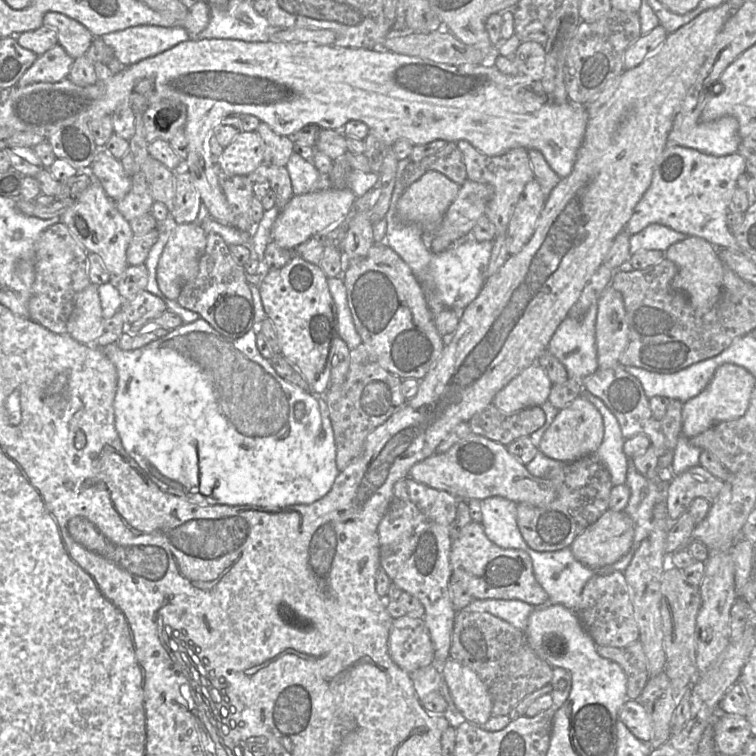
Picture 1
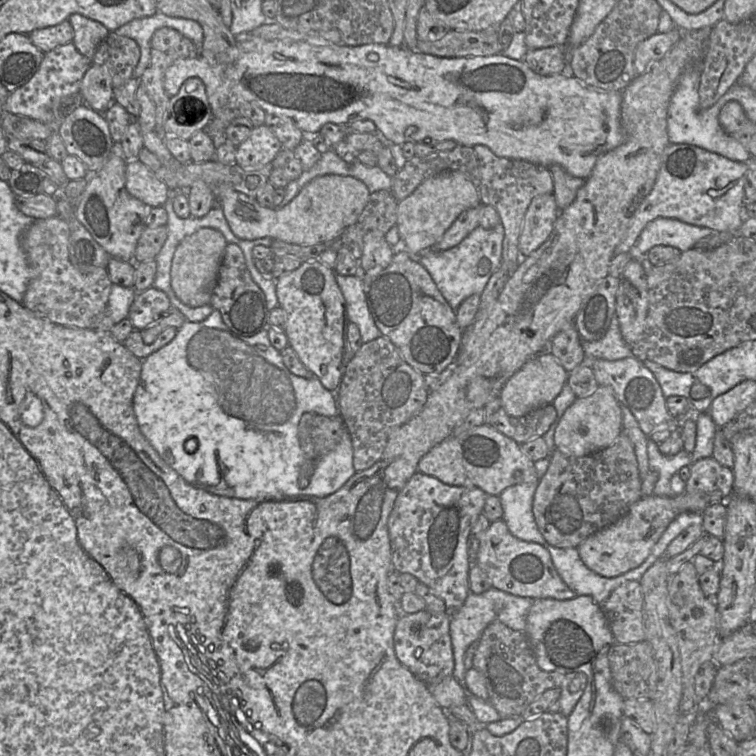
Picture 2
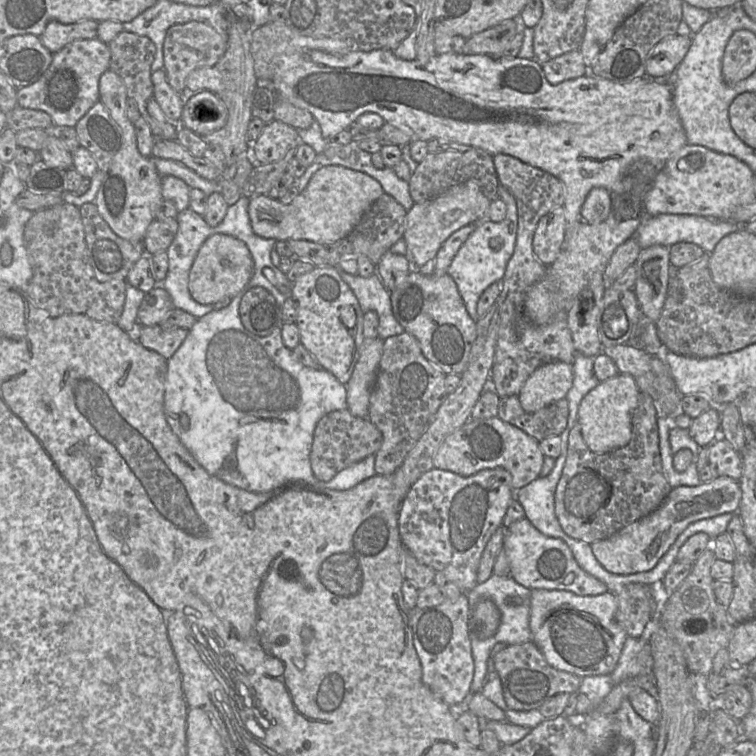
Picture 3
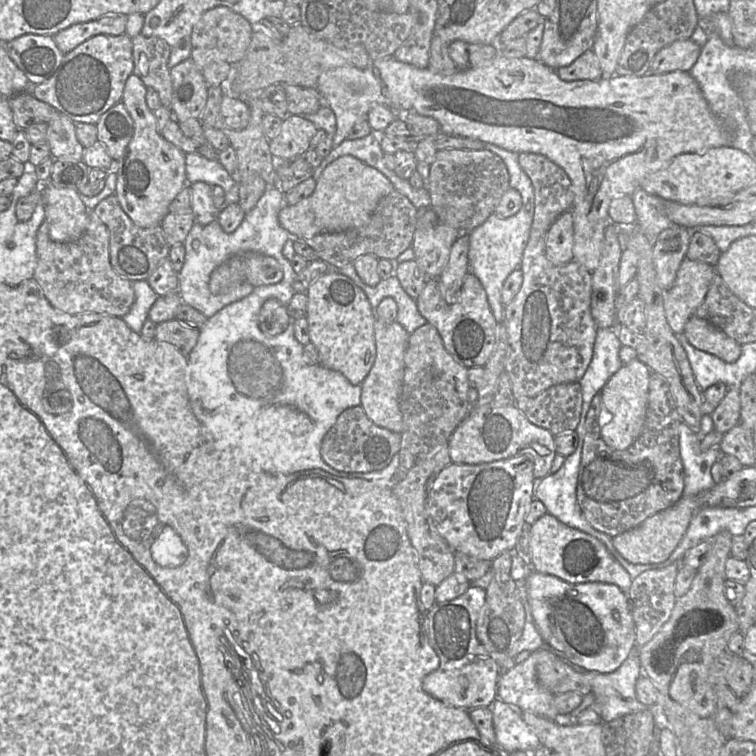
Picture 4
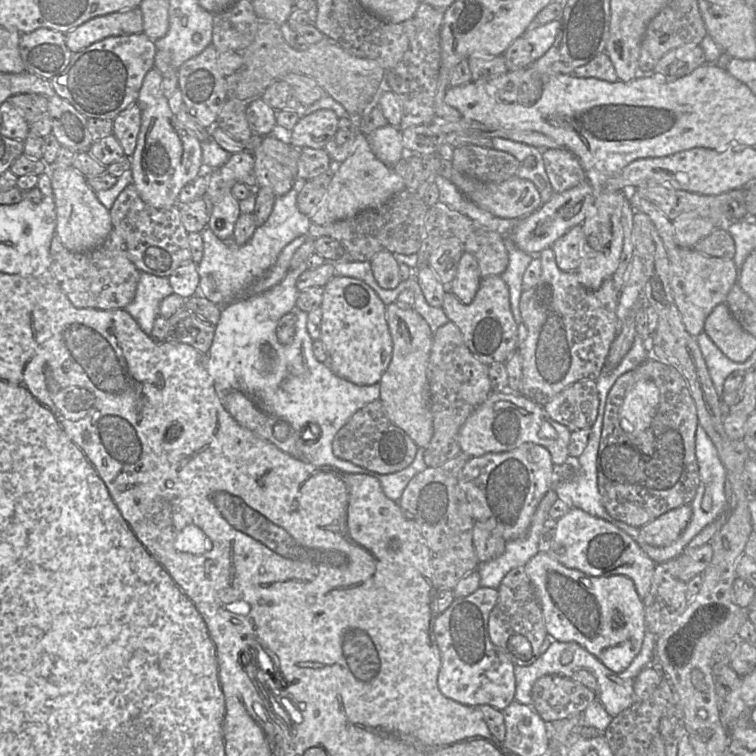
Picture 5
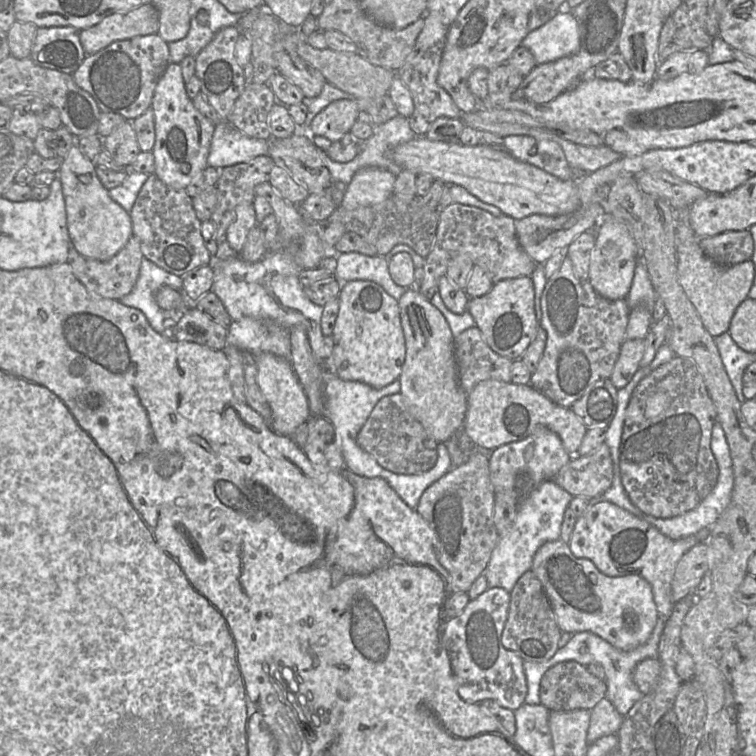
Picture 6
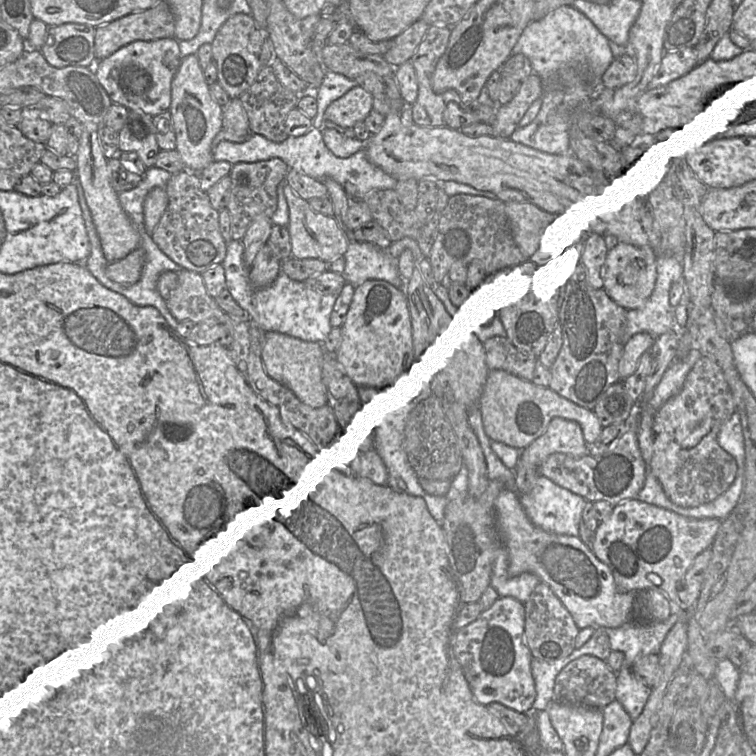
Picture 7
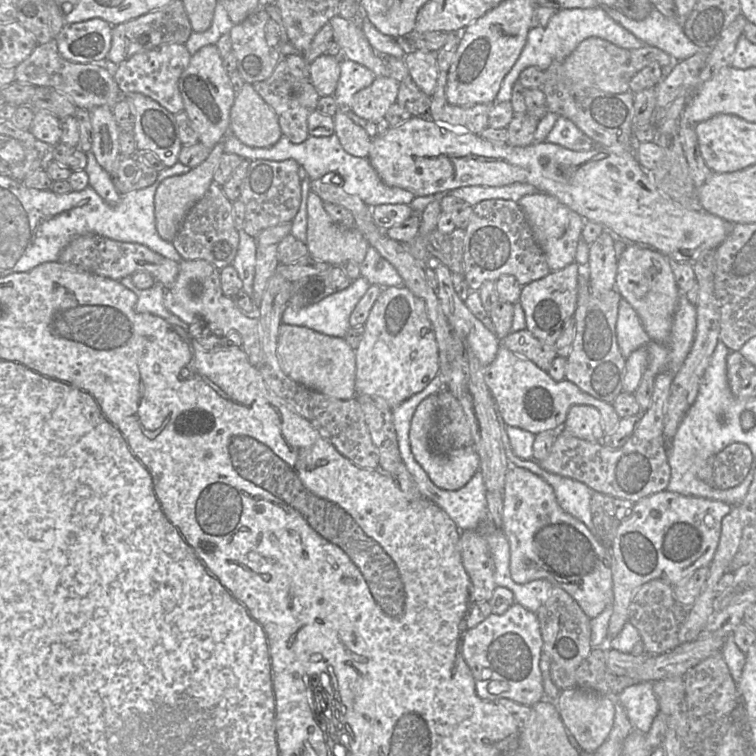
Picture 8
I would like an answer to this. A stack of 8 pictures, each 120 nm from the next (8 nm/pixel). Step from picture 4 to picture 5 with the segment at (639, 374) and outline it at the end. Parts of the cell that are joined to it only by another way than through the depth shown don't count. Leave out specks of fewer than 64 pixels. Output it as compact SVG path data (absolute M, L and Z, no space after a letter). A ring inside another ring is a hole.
M653 380L637 381L626 392L620 409L620 426L630 434L639 434L651 426L659 404L659 389Z

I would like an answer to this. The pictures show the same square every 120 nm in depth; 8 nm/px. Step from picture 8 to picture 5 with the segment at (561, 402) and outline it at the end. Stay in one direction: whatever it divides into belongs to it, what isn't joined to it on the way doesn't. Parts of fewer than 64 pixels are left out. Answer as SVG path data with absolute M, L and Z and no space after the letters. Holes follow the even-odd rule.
M492 391L465 421L458 442L462 453L470 457L511 451L530 442L545 447L551 454L554 466L560 466L569 458L571 434L572 431L568 427L552 420L542 405L518 391Z

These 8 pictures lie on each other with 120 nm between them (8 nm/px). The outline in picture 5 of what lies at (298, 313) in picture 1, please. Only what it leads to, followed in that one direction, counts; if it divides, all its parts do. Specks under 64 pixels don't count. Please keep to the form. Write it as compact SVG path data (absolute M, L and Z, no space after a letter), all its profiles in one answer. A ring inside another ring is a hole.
M334 276L323 287L320 305L320 341L327 351L326 363L341 378L356 384L379 383L389 366L393 341L386 321L386 305L377 293L362 280Z

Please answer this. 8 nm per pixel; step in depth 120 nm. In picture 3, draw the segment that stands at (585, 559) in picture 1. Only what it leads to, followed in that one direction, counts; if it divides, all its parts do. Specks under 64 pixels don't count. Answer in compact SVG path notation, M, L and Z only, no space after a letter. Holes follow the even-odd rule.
M719 476L699 486L673 488L656 510L614 535L591 543L592 553L605 570L614 574L648 571L658 563L688 525L725 513L737 513L741 497L739 480L729 476Z

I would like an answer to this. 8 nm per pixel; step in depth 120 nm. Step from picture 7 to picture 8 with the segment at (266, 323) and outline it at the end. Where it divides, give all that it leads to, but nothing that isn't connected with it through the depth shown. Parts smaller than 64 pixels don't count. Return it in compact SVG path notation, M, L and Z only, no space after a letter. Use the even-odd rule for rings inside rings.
M243 230L239 231L239 235L237 254L231 265L236 269L242 281L242 291L252 297L253 282L255 277L257 241L256 238L246 234ZM360 277L346 289L318 303L301 308L288 305L282 314L282 324L303 326L327 336L344 337L351 328L351 313L371 285Z

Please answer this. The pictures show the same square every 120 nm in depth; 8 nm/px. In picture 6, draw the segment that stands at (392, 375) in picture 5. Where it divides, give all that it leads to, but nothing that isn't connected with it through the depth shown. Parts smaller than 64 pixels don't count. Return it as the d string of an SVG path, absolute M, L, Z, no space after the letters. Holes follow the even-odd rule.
M409 288L398 300L401 326L406 345L406 357L398 378L399 393L404 397L410 413L425 430L439 443L444 443L464 425L468 409L468 394L461 388L454 357L455 337L443 314L430 300L415 288Z

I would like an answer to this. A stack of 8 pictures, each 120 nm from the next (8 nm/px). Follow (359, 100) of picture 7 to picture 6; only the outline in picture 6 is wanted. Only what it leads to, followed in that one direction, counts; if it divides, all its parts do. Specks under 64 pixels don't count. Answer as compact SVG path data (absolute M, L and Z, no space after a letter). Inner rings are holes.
M341 99L330 103L312 120L308 132L312 137L322 136L331 142L350 133L360 109L356 99Z

